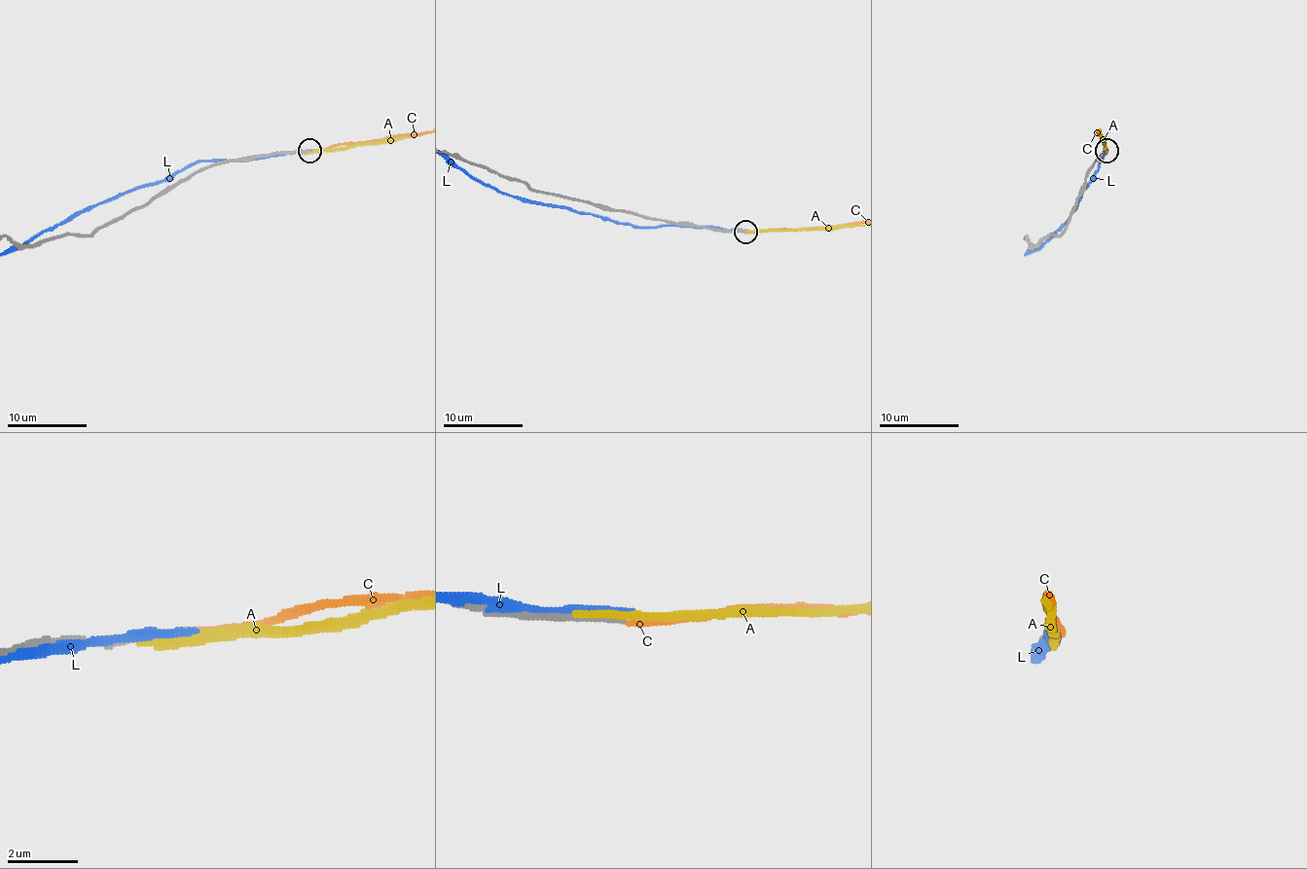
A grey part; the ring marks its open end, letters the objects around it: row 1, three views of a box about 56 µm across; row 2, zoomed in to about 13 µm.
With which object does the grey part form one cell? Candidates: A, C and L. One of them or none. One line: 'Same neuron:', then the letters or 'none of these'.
Same neuron: C

